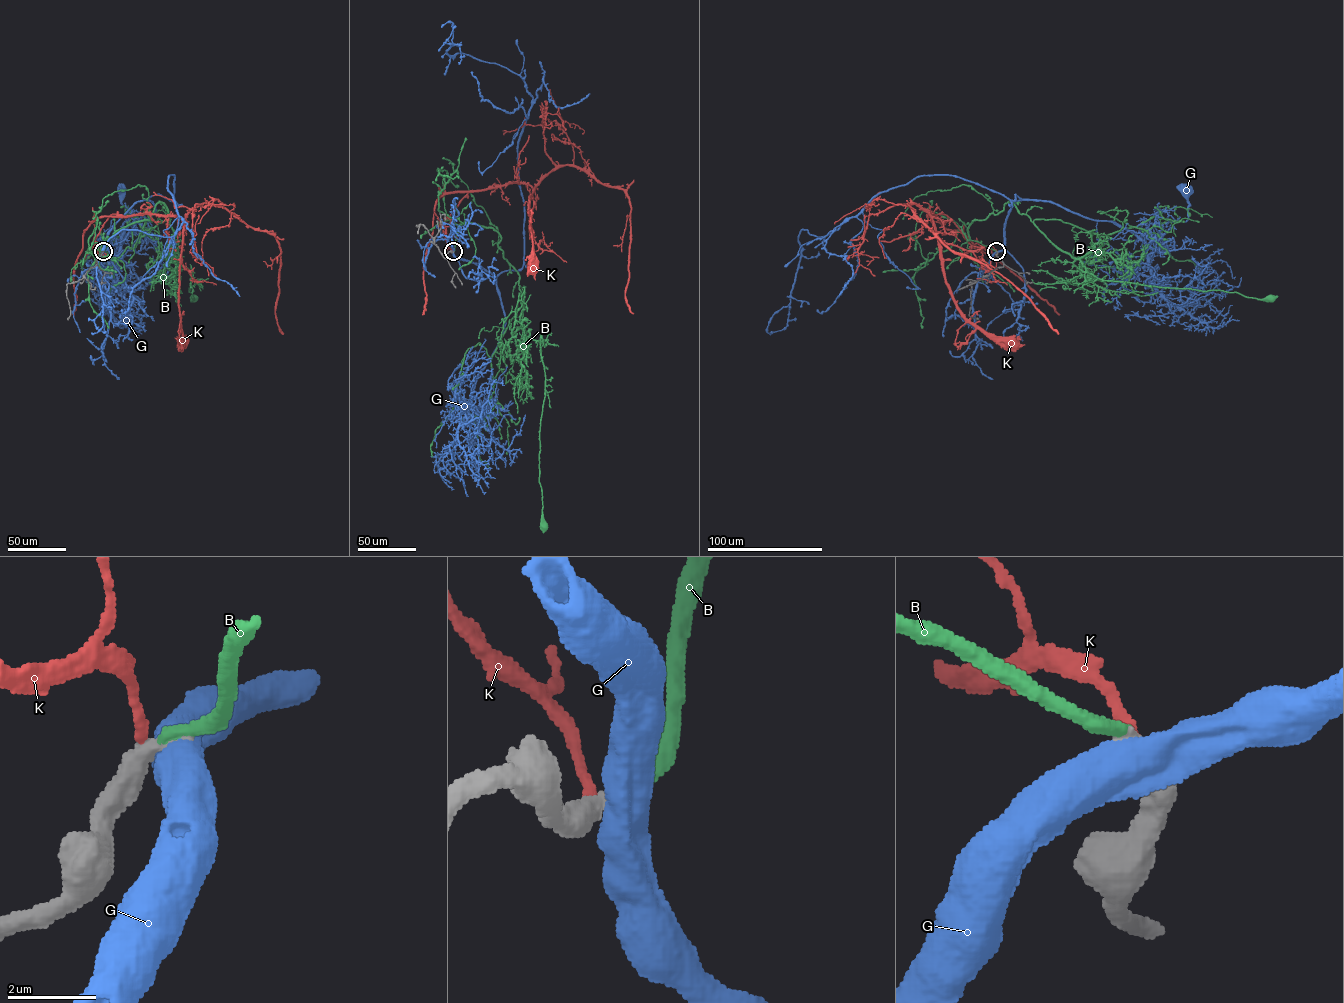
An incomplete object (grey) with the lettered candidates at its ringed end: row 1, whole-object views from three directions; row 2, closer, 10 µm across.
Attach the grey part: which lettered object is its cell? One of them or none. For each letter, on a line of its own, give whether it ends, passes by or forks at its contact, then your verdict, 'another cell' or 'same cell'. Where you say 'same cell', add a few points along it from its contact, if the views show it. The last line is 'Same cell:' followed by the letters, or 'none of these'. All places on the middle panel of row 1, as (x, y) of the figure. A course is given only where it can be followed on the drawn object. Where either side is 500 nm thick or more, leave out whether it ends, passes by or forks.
B: it ends there; same cell; it runs (453, 252), (458, 225), (493, 228), (503, 257), (519, 275), (522, 333), (539, 341), (545, 376), (543, 525)
G: another cell
K: another cell
Same cell: B

